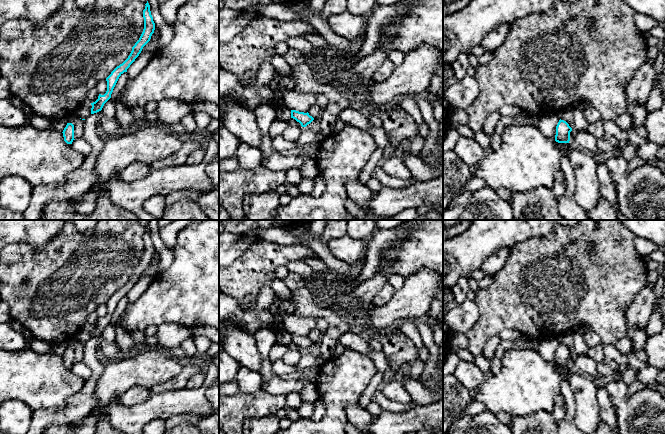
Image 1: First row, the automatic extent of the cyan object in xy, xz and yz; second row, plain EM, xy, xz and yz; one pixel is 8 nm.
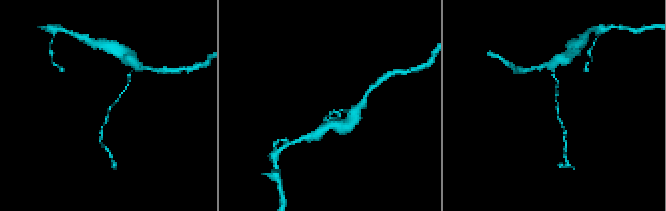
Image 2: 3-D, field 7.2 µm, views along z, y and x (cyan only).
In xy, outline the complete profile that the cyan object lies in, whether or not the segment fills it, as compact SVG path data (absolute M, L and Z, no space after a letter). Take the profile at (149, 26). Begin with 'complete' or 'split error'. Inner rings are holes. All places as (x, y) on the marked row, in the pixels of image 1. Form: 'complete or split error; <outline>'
complete; M147 1L145 4L145 9L143 10L143 18L144 18L144 29L139 38L139 40L132 47L132 51L128 58L119 66L117 66L111 74L106 78L107 81L107 91L104 95L99 94L98 99L91 103L91 114L97 113L102 110L104 104L111 98L111 94L113 89L119 79L119 77L127 72L127 69L130 65L135 61L135 59L141 53L143 47L150 41L152 34L155 30L155 23L153 21L153 17L150 11L150 5Z

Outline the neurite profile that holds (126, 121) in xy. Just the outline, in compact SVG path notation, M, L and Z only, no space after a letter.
M121 92L115 103L116 105L116 120L119 124L119 132L128 131L134 129L140 125L130 112L130 109L126 108L121 99Z

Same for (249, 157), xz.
M241 142L236 154L239 162L239 169L252 170L262 163L262 150Z

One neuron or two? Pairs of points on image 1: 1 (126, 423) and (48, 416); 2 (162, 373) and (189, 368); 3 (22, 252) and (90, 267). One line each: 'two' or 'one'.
1: two
2: two
3: one

